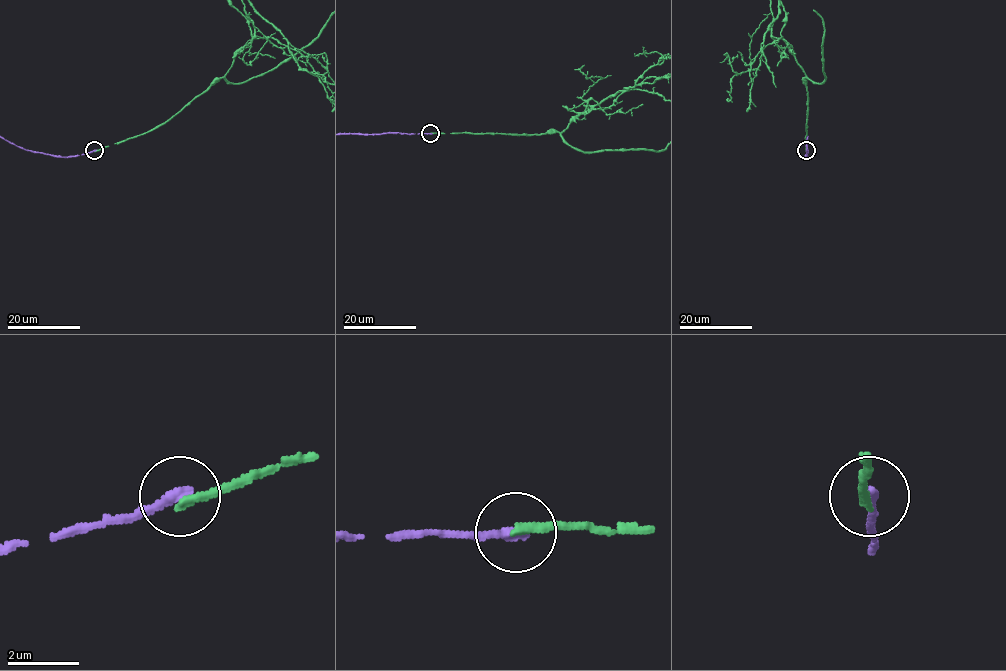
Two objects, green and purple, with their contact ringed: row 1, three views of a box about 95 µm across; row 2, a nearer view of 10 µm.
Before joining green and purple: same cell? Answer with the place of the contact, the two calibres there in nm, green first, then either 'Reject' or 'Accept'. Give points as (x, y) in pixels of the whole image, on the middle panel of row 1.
Place: (430, 133). Thickness 260 nm (green) against 320 nm. Reject

